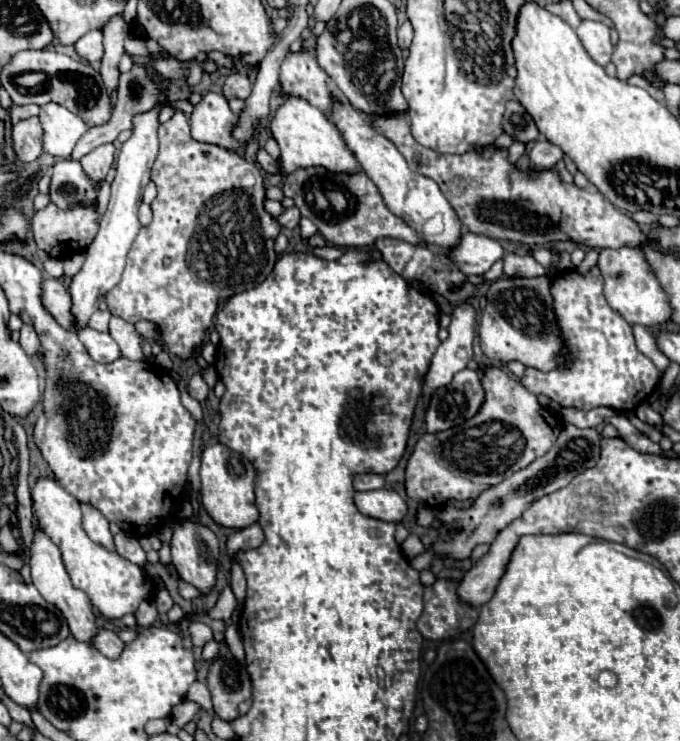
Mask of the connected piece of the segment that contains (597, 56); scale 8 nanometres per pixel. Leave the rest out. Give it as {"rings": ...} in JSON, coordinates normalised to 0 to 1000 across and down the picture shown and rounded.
{"rings":[[[856,27],[856,32],[847,38],[847,46],[874,84],[879,84],[882,89],[891,89],[897,84],[900,59],[897,59],[897,38],[891,32]]]}

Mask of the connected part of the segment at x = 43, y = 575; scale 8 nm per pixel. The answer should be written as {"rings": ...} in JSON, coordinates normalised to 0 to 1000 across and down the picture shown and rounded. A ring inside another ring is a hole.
{"rings":[[[53,715],[50,721],[50,734],[47,734],[47,750],[44,750],[44,767],[47,767],[47,783],[50,783],[50,791],[56,794],[56,799],[62,802],[65,810],[71,810],[74,815],[79,815],[82,821],[88,821],[91,831],[97,834],[100,839],[100,848],[106,853],[106,858],[112,858],[112,864],[124,864],[126,869],[135,869],[141,853],[147,853],[147,848],[141,845],[141,831],[138,831],[138,823],[135,823],[135,815],[132,815],[132,807],[124,796],[115,796],[106,791],[103,785],[103,777],[91,761],[91,753],[88,753],[88,742],[85,737],[76,734],[76,729]]]}

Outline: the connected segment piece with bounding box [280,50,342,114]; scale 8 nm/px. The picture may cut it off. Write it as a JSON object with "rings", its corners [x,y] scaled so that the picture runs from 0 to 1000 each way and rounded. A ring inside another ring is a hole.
{"rings":[[[456,67],[424,70],[412,92],[412,127],[435,130],[485,154],[500,127],[485,116],[485,103],[465,86],[465,73]]]}

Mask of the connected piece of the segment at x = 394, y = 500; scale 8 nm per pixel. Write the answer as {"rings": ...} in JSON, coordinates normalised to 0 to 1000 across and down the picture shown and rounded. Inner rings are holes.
{"rings":[[[547,661],[547,664],[524,664],[521,677],[526,688],[544,699],[556,699],[565,704],[588,704],[600,694],[600,680],[579,661]]]}

